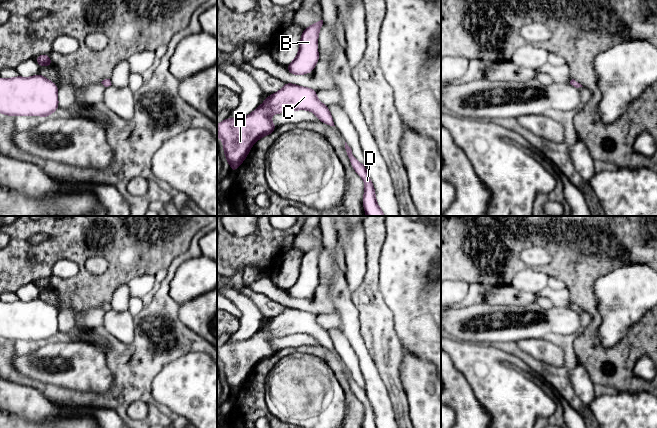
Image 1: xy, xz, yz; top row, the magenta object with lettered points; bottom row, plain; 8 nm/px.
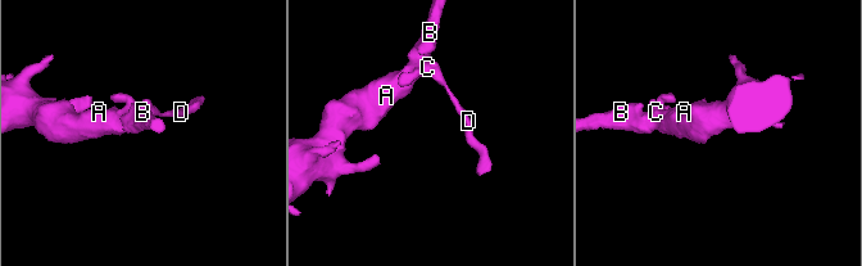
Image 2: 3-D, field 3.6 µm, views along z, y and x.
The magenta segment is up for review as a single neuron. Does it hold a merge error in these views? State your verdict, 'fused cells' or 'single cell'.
single cell

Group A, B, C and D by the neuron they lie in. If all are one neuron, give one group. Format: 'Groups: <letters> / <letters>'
Groups: A B C D

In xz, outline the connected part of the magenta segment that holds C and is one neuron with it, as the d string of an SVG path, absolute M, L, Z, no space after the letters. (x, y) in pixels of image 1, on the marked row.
M286 82L284 87L274 94L268 95L267 99L256 108L251 114L237 119L229 117L217 125L217 137L223 142L225 158L230 164L232 173L243 163L253 144L260 138L271 134L277 126L270 119L271 114L285 113L296 110L310 110L324 124L334 126L333 117L328 109L316 97L317 91L307 87L300 87Z

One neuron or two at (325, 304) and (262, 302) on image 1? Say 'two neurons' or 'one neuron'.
two neurons

